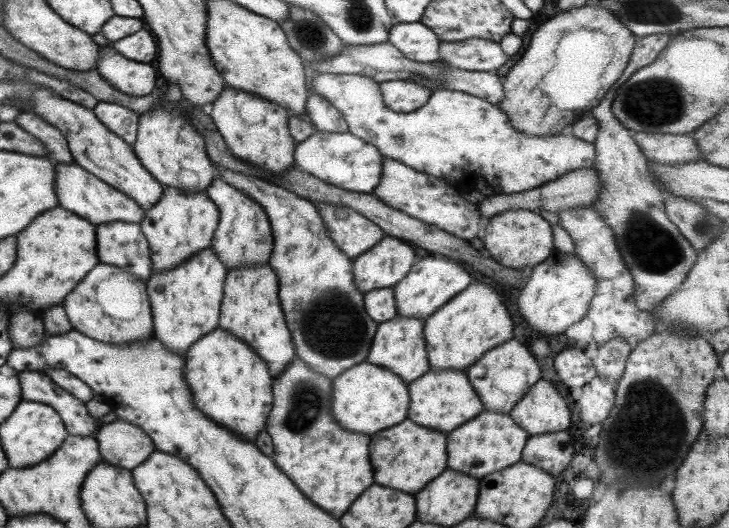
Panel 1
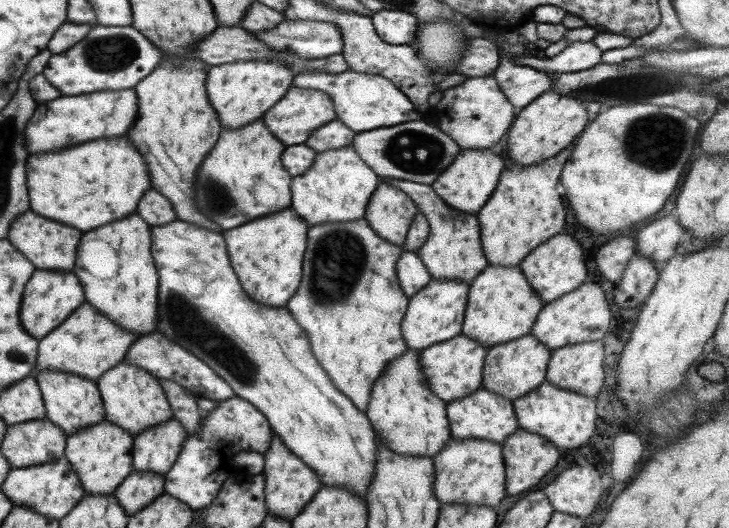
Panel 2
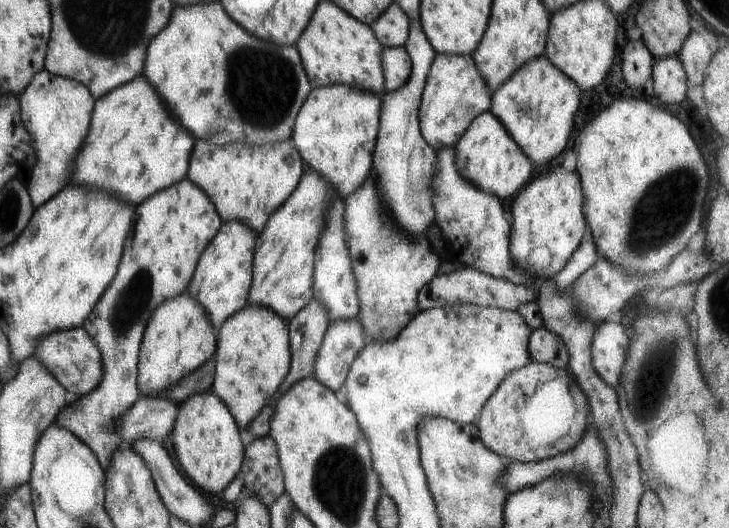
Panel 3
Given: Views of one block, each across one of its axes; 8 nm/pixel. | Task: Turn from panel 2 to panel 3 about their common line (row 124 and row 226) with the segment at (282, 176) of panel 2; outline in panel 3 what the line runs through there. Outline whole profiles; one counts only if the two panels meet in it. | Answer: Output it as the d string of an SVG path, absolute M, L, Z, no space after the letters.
M290 138L262 145L239 143L213 146L209 142L195 142L191 158L189 158L187 178L195 186L205 190L205 194L211 198L211 202L223 222L237 220L258 235L263 230L269 215L273 214L273 211L281 206L282 202L293 192L303 172L302 158L292 145Z

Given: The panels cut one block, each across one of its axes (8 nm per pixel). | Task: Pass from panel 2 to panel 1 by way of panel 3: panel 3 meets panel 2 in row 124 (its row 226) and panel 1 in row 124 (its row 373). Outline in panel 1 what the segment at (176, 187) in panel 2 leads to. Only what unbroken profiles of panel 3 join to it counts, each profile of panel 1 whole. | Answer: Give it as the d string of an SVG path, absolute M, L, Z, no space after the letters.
M97 102L92 108L93 114L109 132L116 134L125 144L135 142L139 115L117 103Z

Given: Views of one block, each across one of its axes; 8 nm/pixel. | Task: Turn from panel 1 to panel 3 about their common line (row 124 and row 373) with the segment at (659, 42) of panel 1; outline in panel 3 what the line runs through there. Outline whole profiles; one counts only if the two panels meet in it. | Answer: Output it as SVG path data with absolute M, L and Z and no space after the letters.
M616 317L599 322L593 333L590 344L592 365L609 386L615 387L618 383L628 344L629 338Z

